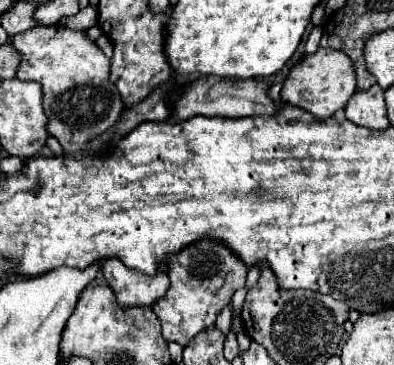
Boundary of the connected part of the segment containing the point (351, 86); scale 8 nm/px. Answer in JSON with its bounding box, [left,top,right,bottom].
[282,48,356,120]

